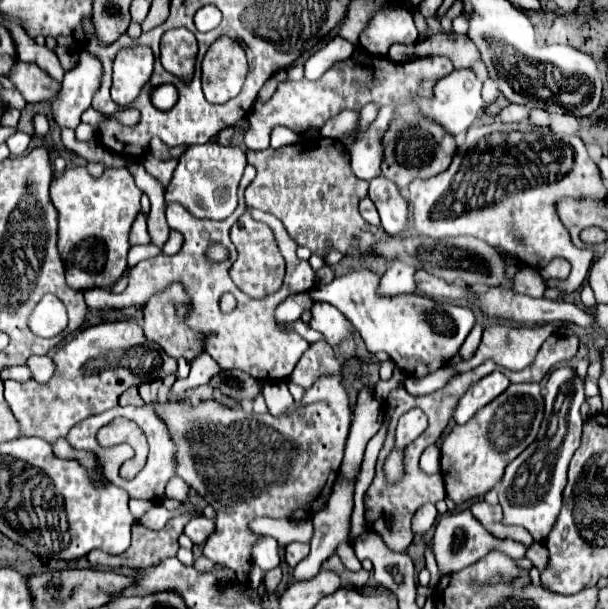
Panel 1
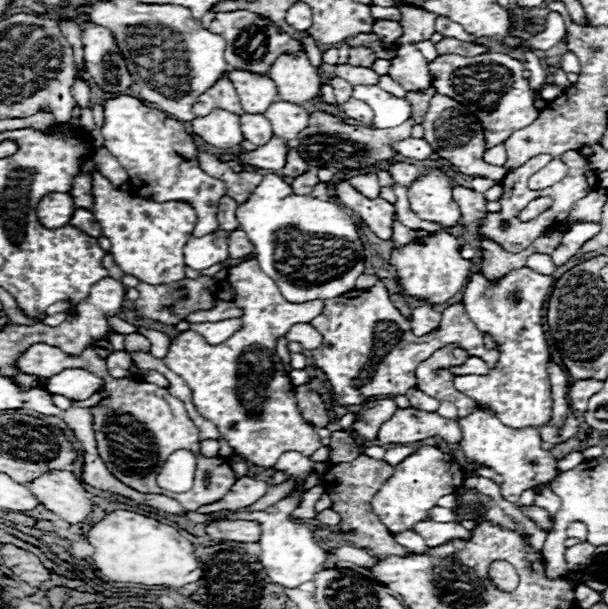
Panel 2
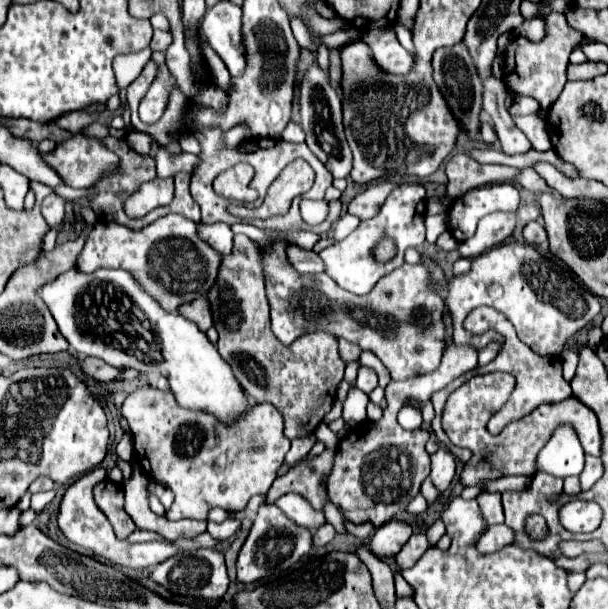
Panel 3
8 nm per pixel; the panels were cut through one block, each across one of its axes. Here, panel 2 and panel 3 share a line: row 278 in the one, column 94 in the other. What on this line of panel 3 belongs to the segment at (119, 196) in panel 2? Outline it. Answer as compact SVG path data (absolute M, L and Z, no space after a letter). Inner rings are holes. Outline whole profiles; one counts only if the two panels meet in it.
M74 134L72 140L58 144L42 160L72 188L90 188L98 178L116 168L116 156L98 138Z

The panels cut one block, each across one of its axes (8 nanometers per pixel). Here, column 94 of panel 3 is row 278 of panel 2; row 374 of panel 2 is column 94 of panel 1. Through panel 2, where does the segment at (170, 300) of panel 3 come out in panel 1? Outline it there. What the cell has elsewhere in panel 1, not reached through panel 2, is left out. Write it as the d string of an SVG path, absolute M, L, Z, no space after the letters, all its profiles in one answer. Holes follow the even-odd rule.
M126 158L122 168L104 170L100 178L92 178L84 166L64 170L62 176L54 178L50 184L50 198L58 210L58 252L66 268L66 284L72 290L90 290L90 288L110 288L126 270L126 254L130 250L128 234L130 226L140 212L140 188L128 176L128 164L134 160Z

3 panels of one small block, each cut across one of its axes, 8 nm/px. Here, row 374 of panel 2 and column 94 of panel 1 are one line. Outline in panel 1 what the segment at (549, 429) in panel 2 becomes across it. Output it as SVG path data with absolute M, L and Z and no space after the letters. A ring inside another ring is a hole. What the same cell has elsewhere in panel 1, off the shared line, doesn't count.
M182 514L176 518L170 518L168 524L162 530L150 530L142 524L136 524L132 528L132 546L128 552L112 556L104 552L92 550L88 554L88 562L92 566L106 566L106 568L150 568L160 564L166 558L176 556L178 552L178 538L188 524L190 516Z

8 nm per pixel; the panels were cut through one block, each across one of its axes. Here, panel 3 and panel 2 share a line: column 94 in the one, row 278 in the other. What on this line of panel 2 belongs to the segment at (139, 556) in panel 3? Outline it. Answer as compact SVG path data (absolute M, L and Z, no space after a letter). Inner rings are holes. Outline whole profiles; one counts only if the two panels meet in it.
M530 268L512 270L498 284L490 284L482 274L472 274L464 292L464 306L470 318L478 318L478 328L498 342L500 360L486 376L456 376L454 386L474 398L480 406L492 406L494 414L510 428L542 426L552 412L552 392L546 362L550 360L544 334L544 302L554 286L552 276L542 276Z

